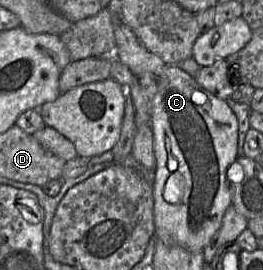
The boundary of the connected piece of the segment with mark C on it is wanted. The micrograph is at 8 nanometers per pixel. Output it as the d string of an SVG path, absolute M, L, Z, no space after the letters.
M165 65L156 78L156 84L151 112L156 160L153 182L155 238L193 252L203 252L220 228L225 211L232 205L227 169L238 158L238 119L226 100L211 94L177 65Z

